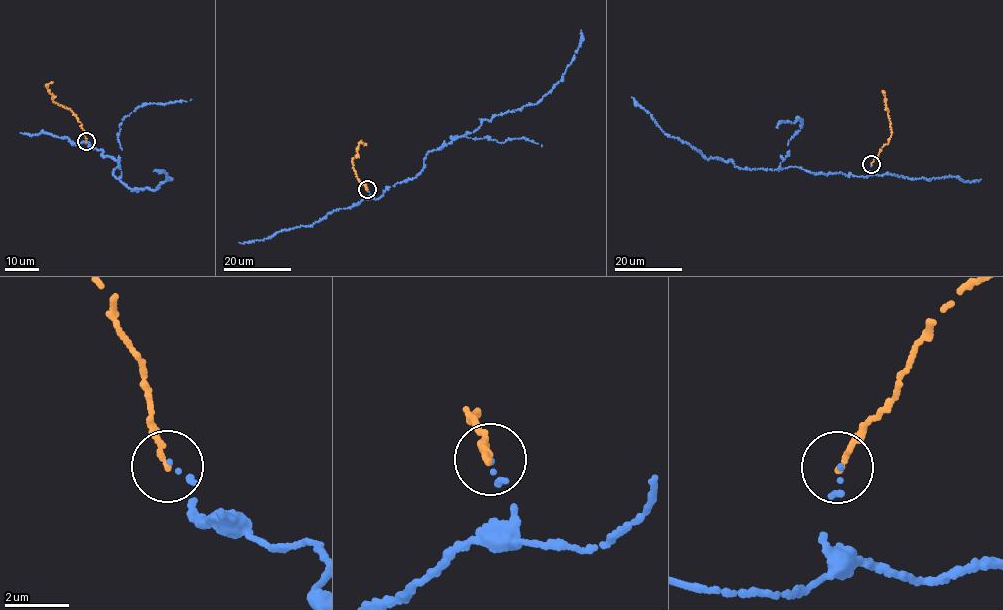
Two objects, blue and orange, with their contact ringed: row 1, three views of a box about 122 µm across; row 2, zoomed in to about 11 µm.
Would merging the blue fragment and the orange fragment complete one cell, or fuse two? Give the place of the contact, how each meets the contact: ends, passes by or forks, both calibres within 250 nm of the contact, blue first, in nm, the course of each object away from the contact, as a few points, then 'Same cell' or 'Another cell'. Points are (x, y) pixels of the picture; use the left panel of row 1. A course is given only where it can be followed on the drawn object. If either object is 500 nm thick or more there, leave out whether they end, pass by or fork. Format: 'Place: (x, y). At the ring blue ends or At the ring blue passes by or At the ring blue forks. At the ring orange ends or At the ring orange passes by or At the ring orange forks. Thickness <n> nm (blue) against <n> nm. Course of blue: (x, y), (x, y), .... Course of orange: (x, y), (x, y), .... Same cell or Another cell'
Place: (86, 141). At the ring blue ends. At the ring orange ends. Thickness 90 nm (blue) against 170 nm. Course of blue: (86, 141), (103, 151), (103, 157), (118, 161), (113, 174), (131, 190), (154, 190), (171, 179), (153, 171). Course of orange: (86, 141), (76, 117), (53, 101), (47, 87), (52, 82). Same cell

